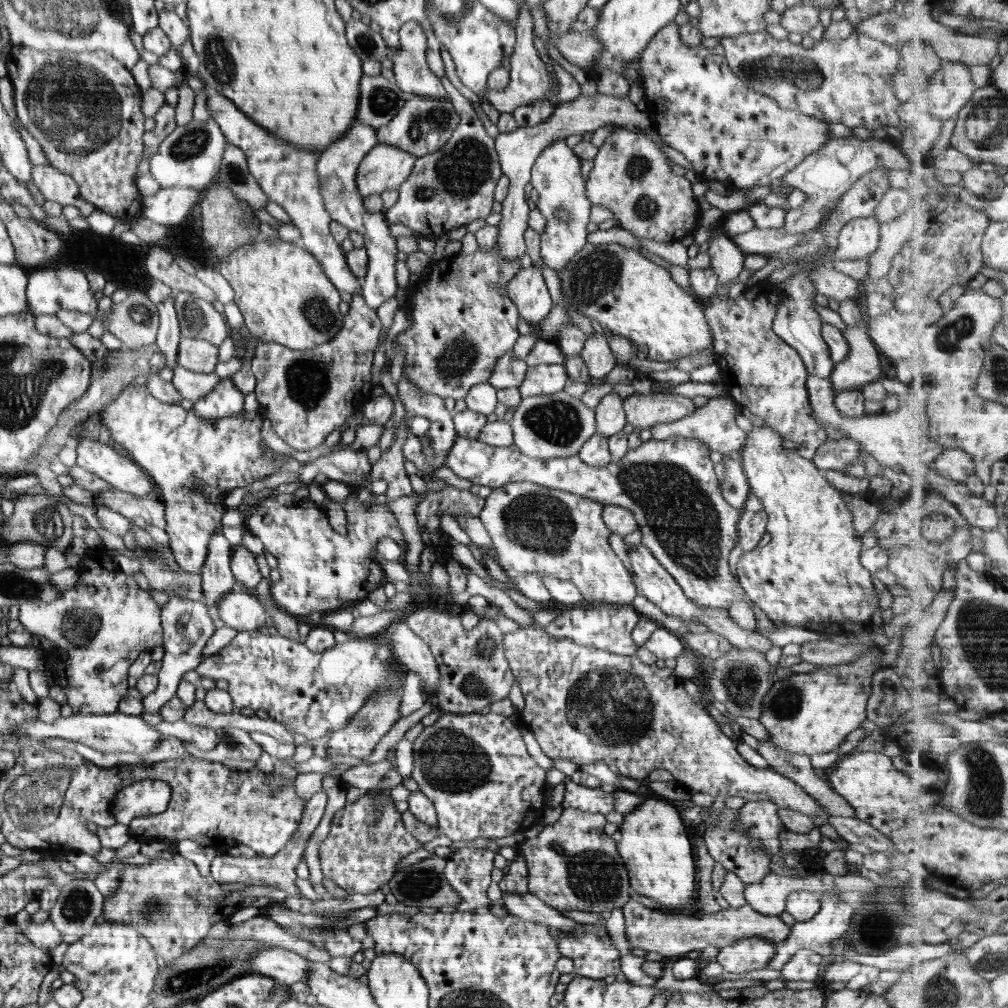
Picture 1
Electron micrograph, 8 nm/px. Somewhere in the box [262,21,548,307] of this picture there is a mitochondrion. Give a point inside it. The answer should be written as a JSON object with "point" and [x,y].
{"point":[461,172]}

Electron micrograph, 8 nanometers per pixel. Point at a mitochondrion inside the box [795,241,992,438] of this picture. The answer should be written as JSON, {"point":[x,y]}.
{"point":[948,338]}

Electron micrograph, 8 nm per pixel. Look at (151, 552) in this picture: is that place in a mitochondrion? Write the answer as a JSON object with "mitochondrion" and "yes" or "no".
{"mitochondrion":"yes"}

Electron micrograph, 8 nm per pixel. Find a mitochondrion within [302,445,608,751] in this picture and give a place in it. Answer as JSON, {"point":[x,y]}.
{"point":[537,521]}

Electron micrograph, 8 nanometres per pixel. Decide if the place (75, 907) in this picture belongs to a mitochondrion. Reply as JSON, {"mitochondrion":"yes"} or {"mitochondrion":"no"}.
{"mitochondrion":"yes"}

